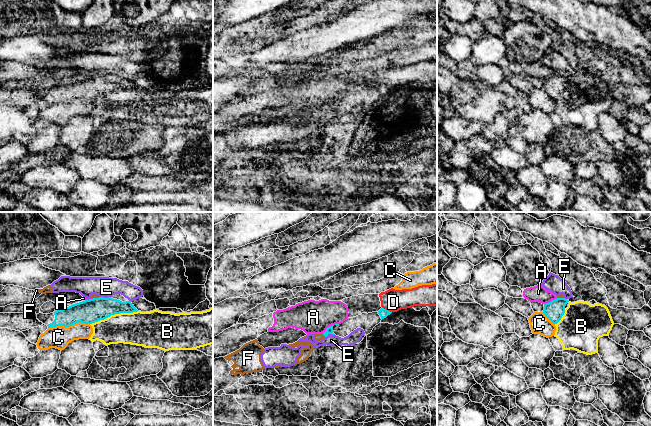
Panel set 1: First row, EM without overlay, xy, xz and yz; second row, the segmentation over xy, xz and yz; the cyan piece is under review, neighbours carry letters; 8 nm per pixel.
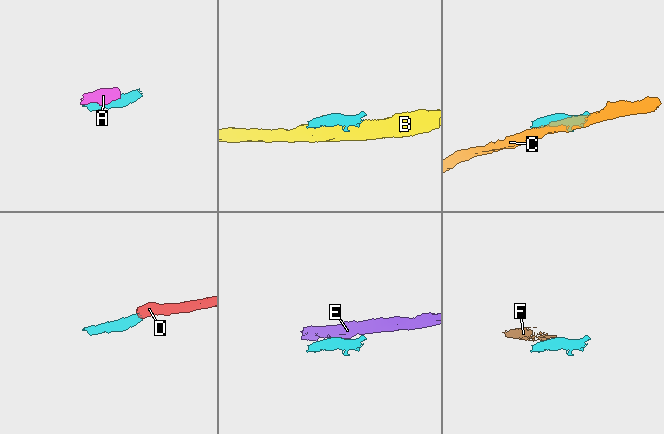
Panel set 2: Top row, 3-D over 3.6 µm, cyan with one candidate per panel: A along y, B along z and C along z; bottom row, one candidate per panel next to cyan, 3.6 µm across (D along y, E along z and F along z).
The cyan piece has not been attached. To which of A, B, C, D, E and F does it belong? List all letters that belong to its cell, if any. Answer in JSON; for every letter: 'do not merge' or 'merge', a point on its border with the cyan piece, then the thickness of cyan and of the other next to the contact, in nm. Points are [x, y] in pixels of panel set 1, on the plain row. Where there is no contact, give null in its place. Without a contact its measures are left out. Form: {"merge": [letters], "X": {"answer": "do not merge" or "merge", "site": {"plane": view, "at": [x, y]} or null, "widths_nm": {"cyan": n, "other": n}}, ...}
{"merge": [], "A": {"answer": "do not merge", "site": {"plane": "xz", "at": [330, 102]}, "widths_nm": {"cyan": 60, "other": 280}}, "B": {"answer": "do not merge", "site": {"plane": "xy", "at": [113, 90]}, "widths_nm": {"cyan": 190, "other": 280}}, "C": {"answer": "do not merge", "site": {"plane": "xy", "at": [68, 102]}, "widths_nm": {"cyan": 190, "other": 180}}, "D": {"answer": "do not merge", "site": {"plane": "xz", "at": [387, 86]}, "widths_nm": {"cyan": 70, "other": 180}}, "E": {"answer": "do not merge", "site": {"plane": "xz", "at": [329, 109]}, "widths_nm": {"cyan": 60, "other": 100}}, "F": {"answer": "do not merge", "site": {"plane": "xz", "at": [324, 111]}, "widths_nm": {"cyan": 60, "other": 60}}}

